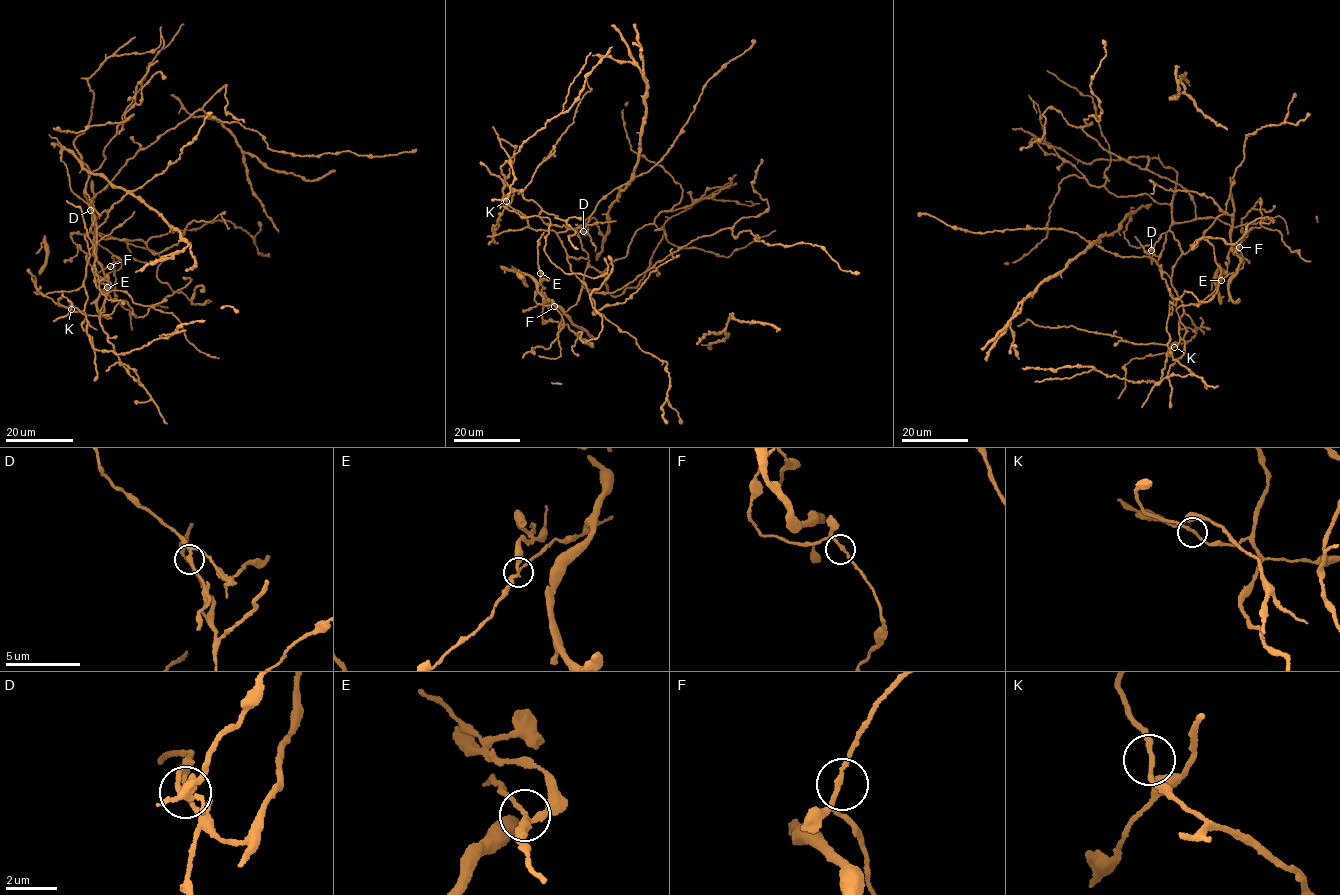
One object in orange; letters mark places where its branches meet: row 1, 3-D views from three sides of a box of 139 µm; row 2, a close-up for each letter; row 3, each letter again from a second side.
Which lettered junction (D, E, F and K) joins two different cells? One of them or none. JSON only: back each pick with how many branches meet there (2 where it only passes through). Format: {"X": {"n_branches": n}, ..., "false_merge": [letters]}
{"D": {"n_branches": 3}, "false_merge": ["D"]}

